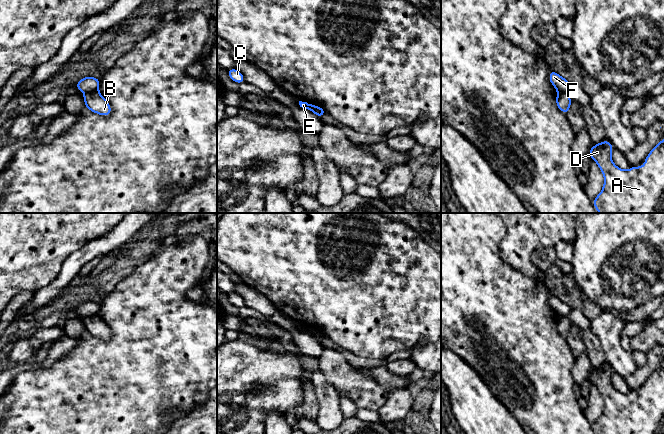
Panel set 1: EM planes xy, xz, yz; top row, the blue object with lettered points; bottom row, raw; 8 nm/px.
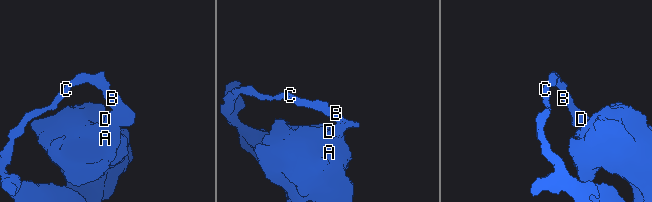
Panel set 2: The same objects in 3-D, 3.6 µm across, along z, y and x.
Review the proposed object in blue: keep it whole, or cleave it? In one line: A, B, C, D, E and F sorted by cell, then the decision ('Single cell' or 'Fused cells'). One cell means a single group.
Groups: A B D / C E F. Fused cells

